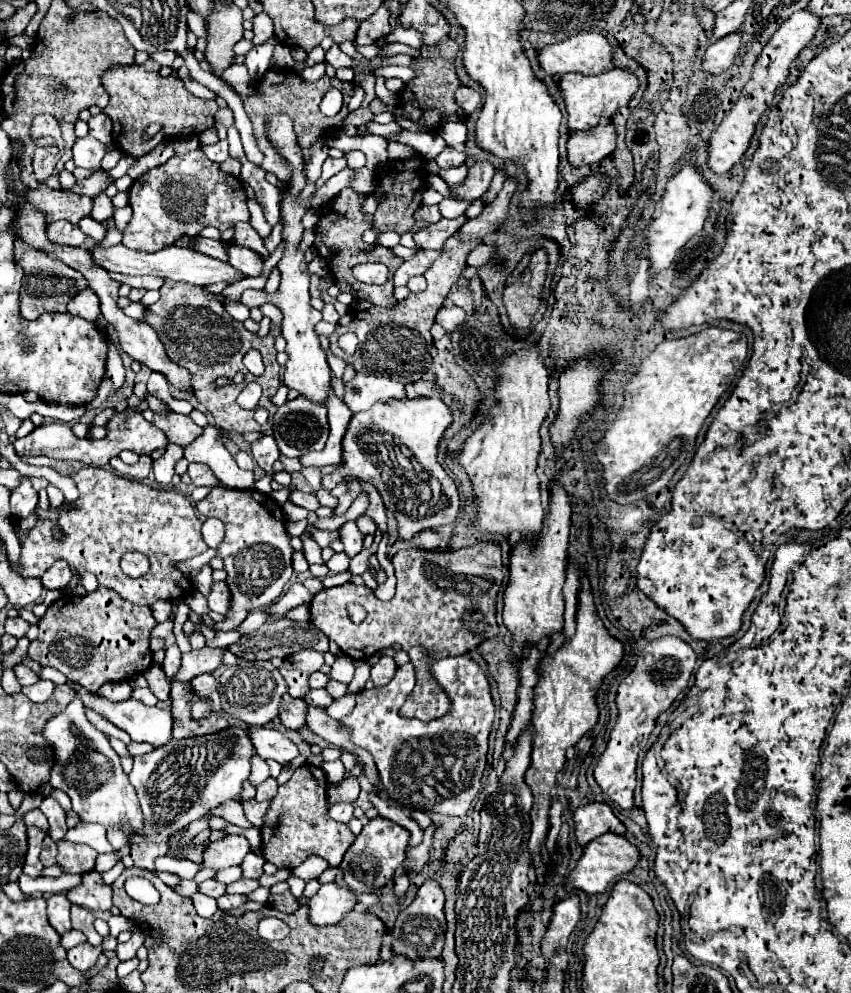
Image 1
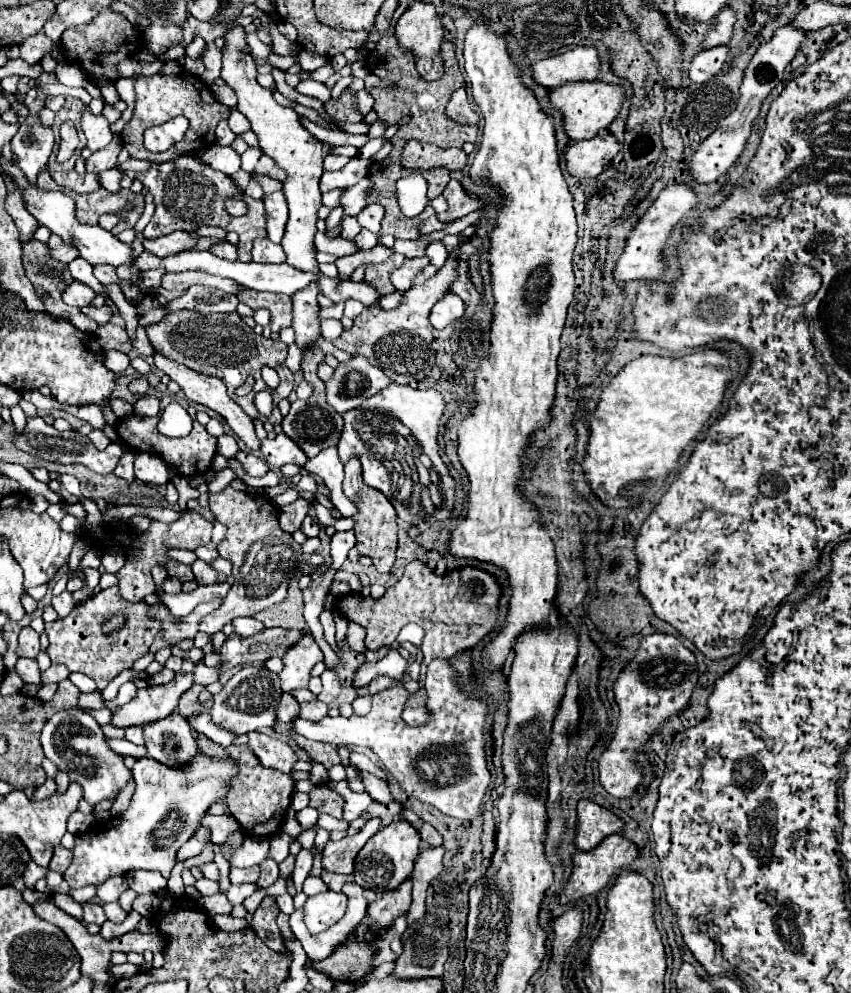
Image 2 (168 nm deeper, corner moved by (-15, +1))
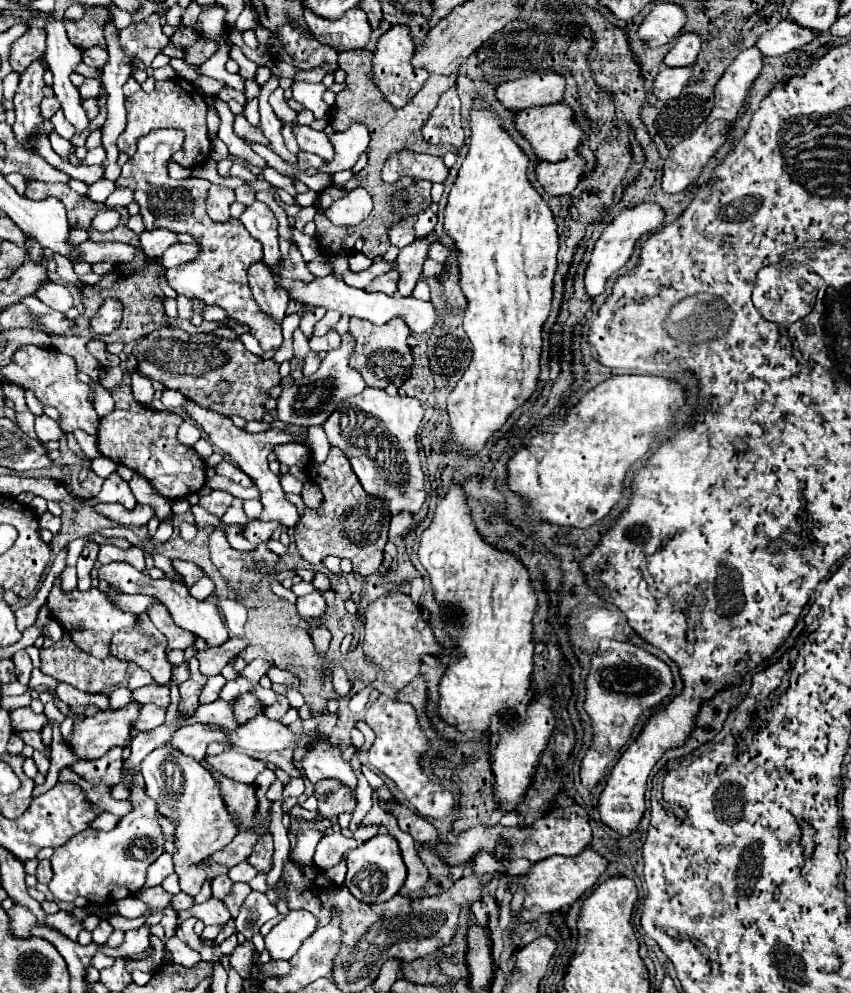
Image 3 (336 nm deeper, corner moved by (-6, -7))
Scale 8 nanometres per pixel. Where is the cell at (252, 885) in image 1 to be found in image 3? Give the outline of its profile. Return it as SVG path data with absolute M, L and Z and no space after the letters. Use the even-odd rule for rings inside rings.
M214 897L210 901L206 901L206 903L202 903L202 905L194 905L192 909L180 911L178 916L181 921L193 916L198 917L206 925L230 921L230 911L228 911L226 903L220 901L220 899L214 899Z

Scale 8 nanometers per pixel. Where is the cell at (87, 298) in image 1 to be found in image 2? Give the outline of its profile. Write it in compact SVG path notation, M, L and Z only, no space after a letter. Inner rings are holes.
M73 281L71 285L67 285L67 289L63 291L61 297L63 297L63 301L65 301L67 305L73 305L73 307L87 307L87 305L93 301L95 291L93 291L91 287L87 287L87 285L79 283L79 281Z

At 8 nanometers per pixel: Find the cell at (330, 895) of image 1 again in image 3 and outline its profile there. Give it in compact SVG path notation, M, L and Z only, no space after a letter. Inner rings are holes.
M298 909L290 911L278 925L272 927L272 931L264 937L266 949L270 951L272 959L290 959L302 945L310 933L318 927L316 917L310 911Z

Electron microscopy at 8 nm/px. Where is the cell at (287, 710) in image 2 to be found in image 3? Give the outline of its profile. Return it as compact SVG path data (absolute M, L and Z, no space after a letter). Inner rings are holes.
M242 693L234 703L234 715L240 723L246 723L258 715L264 715L264 705L258 703L258 697L254 697L254 693Z

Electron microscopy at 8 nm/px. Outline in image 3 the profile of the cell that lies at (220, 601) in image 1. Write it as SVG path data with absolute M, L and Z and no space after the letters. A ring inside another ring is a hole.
M108 587L108 595L114 599L114 603L122 609L122 611L130 611L130 613L148 613L150 605L154 605L154 597L146 597L146 595L116 595L112 587Z

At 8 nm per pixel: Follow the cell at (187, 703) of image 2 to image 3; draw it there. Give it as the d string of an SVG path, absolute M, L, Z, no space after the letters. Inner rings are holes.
M142 705L138 721L134 721L134 729L150 731L150 729L158 727L160 723L164 723L164 717L166 717L166 709L156 707L156 705Z

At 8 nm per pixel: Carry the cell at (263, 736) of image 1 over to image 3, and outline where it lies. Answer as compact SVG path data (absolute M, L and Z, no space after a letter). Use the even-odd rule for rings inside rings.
M236 749L224 751L222 755L216 755L216 757L206 757L206 761L210 767L218 769L226 777L240 783L252 783L258 777L258 773L266 769L266 761L252 759Z

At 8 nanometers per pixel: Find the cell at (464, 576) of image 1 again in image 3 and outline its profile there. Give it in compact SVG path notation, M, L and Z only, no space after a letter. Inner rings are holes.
M398 589L378 597L368 605L364 629L366 629L364 653L370 655L380 667L388 669L388 675L376 679L374 685L380 693L396 701L398 701L398 691L420 675L422 655L438 655L444 649L434 637L434 629L430 625L430 613L424 611L420 605L414 605L410 595Z

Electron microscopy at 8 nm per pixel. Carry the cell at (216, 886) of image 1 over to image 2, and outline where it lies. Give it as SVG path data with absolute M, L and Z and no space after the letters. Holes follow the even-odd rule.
M199 879L199 881L195 881L195 889L203 897L207 897L207 895L215 895L219 891L219 883L217 881L207 881L207 879Z

